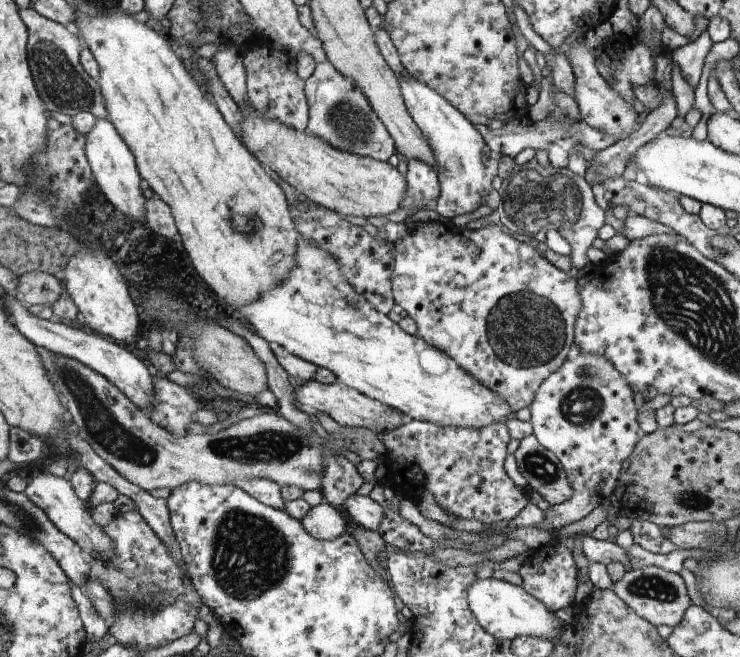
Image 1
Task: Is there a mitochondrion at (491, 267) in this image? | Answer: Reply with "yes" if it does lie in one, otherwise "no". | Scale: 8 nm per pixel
no

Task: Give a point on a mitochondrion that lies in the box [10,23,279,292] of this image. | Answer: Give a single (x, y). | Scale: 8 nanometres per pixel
(61, 83)

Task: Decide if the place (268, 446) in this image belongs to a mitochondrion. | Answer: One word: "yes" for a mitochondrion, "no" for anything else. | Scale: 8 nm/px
yes

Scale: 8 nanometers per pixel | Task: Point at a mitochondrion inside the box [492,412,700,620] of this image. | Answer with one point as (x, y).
(656, 588)

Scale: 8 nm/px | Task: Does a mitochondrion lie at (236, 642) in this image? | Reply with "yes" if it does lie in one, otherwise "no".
no

